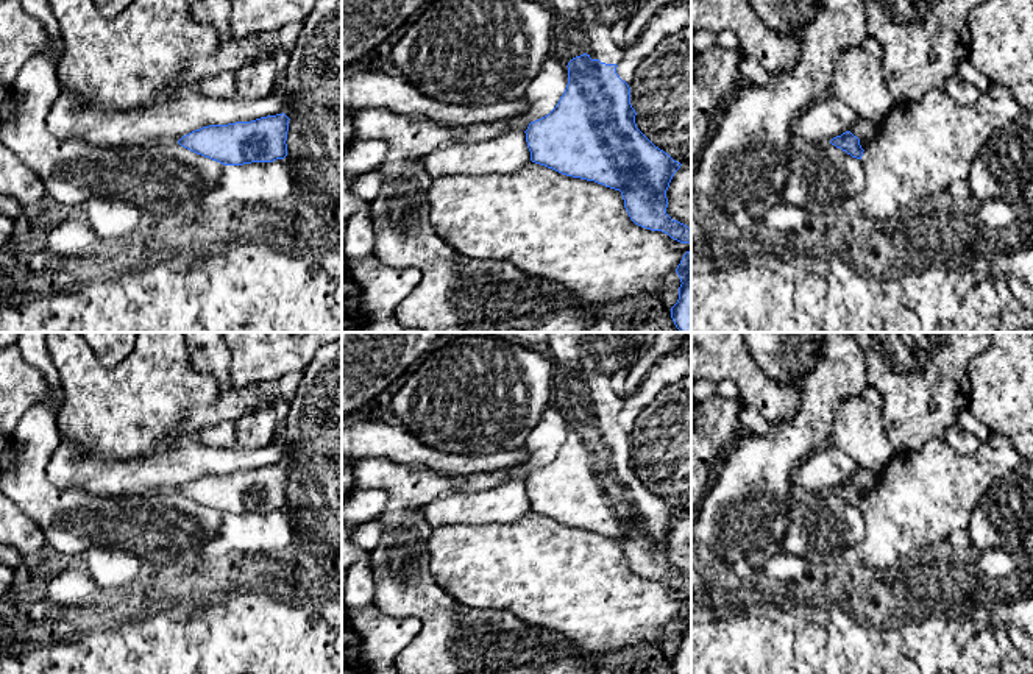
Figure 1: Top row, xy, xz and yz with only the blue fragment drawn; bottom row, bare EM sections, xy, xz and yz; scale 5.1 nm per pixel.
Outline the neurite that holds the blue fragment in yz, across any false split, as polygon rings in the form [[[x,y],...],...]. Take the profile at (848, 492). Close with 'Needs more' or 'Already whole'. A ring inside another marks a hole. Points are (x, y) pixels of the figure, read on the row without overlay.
[[[846,481],[841,485],[833,487],[830,493],[857,509],[861,509],[864,501],[860,495],[860,488],[854,485],[850,481]]]. Already whole

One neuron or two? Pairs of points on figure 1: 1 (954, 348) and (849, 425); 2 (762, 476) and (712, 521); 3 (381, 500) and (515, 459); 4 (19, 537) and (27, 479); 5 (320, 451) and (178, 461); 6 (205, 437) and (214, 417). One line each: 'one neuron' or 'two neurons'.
1: one neuron
2: one neuron
3: one neuron
4: two neurons
5: two neurons
6: two neurons

